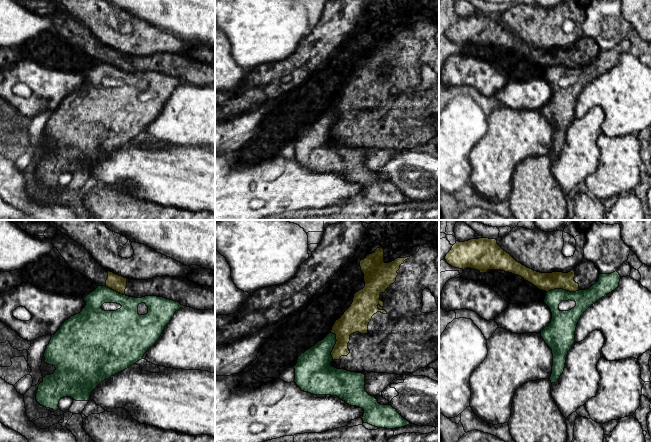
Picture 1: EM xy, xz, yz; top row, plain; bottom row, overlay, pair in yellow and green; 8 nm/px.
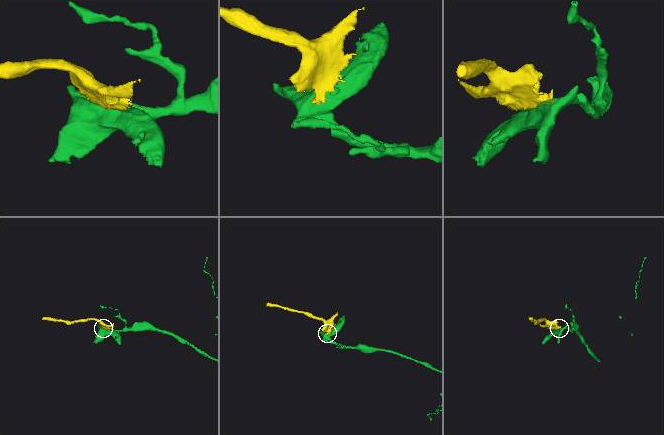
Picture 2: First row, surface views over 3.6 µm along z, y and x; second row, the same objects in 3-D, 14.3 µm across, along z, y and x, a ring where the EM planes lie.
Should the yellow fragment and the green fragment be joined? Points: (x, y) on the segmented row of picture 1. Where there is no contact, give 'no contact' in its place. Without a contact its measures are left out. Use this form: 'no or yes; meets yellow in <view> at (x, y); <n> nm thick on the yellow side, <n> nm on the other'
no; meets yellow in yz at (563, 289); 140 nm thick on the yellow side, 160 nm on the other

